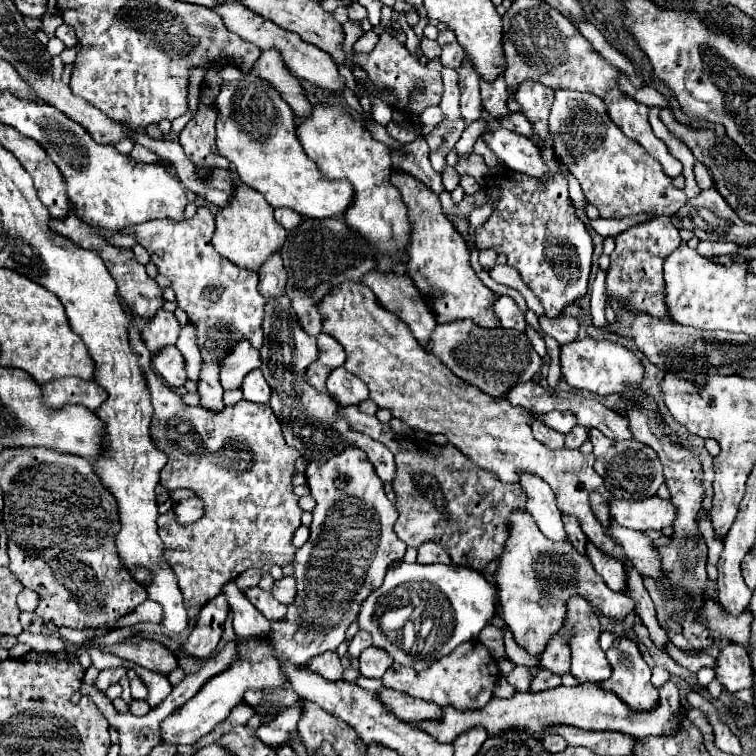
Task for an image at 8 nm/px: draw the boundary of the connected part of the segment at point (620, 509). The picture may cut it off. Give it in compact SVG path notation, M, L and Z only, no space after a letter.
M653 496L649 500L617 500L613 498L609 502L609 512L613 522L617 522L623 528L631 528L631 530L663 530L667 526L673 524L673 516L677 516L671 500L661 500L659 496Z

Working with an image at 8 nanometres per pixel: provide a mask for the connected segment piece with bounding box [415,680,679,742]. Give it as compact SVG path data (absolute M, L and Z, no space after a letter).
M667 680L659 688L659 704L657 708L649 712L631 712L617 696L601 690L599 684L585 682L575 688L559 686L559 688L535 692L535 694L517 692L513 698L507 698L507 700L493 698L485 708L473 710L473 712L457 712L455 708L445 708L445 716L441 724L415 724L415 726L427 730L441 742L453 742L457 734L465 732L465 728L473 728L473 724L481 724L491 736L501 734L505 728L507 730L525 728L529 734L533 734L533 732L541 732L545 724L569 724L583 730L617 730L635 738L643 738L643 736L663 736L667 732L677 730L679 728L677 708L679 708L679 690L675 682L671 680Z

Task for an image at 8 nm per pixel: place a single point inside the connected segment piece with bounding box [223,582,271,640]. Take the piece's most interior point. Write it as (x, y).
(248, 623)

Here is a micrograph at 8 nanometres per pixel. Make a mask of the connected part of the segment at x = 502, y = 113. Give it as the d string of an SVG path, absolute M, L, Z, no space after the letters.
M499 76L493 84L485 84L485 80L481 80L481 98L483 98L483 108L491 118L501 120L511 114L507 108L507 88L503 76Z

